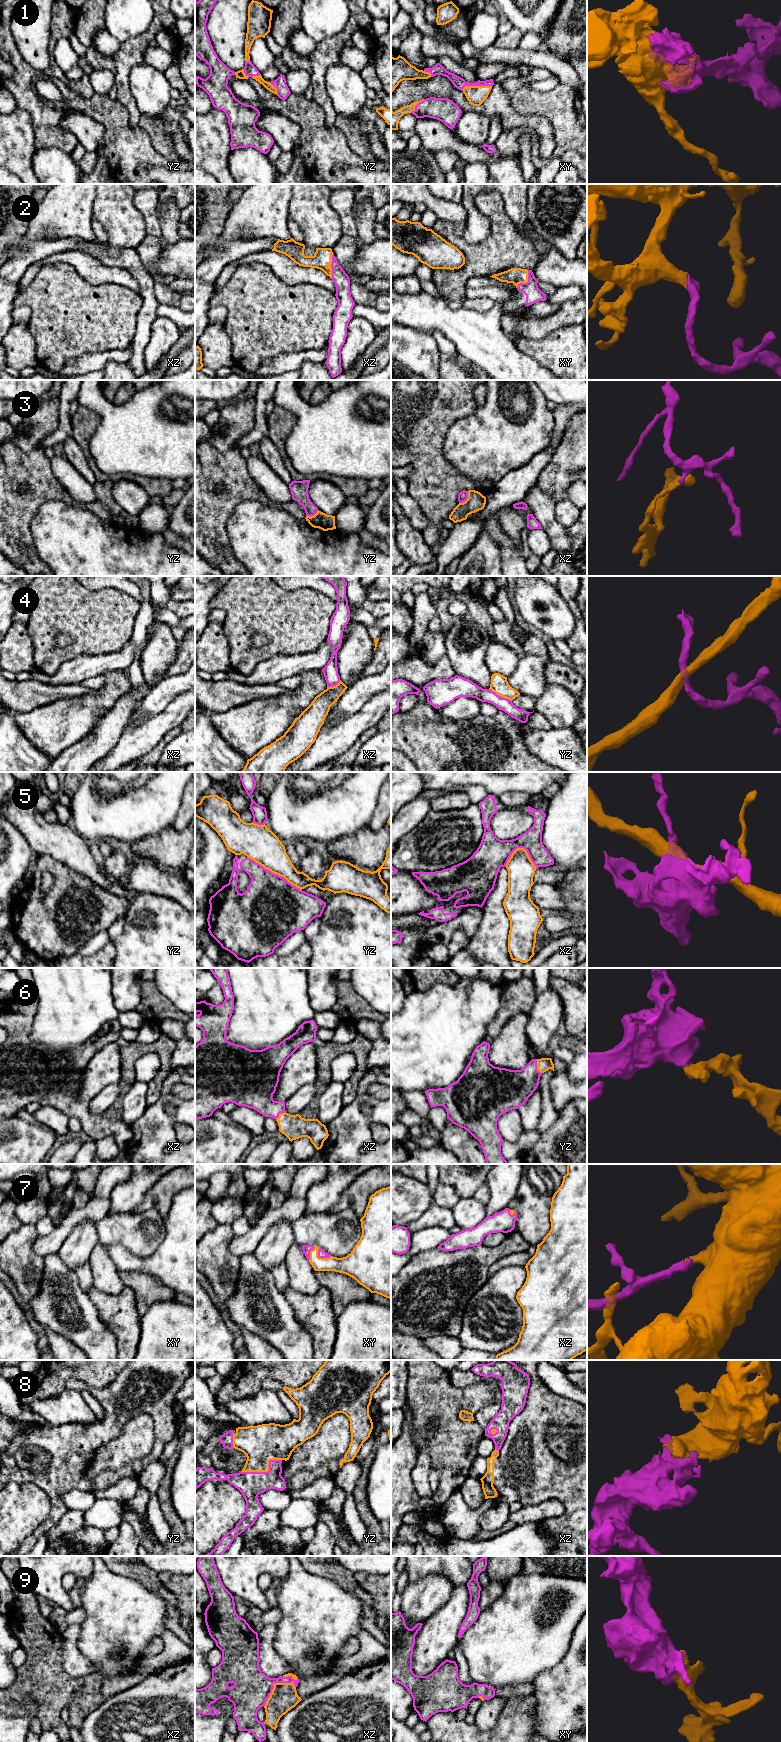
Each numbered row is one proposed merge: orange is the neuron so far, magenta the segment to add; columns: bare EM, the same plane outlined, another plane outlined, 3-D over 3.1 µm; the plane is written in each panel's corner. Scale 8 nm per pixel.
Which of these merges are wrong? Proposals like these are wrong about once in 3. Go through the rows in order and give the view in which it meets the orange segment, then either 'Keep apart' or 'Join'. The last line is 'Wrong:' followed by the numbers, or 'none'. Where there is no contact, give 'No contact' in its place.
1: Touches orange in xy. Join
2: Touches orange in xy. Join
3: Touches orange in xz. Keep apart
4: Touches orange in yz. Keep apart
5: Touches orange in yz. Keep apart
6: Touches orange in yz. Join
7: Touches orange in xy. Join
8: Touches orange in yz. Join
9: Touches orange in xz. Join
Wrong: 3, 4, 5

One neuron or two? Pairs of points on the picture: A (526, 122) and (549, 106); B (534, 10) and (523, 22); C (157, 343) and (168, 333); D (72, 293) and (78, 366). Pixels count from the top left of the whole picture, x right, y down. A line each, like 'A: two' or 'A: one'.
A: two
B: one
C: one
D: two

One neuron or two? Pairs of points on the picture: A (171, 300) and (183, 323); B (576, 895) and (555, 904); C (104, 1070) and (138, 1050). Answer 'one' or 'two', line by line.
A: two
B: two
C: two

